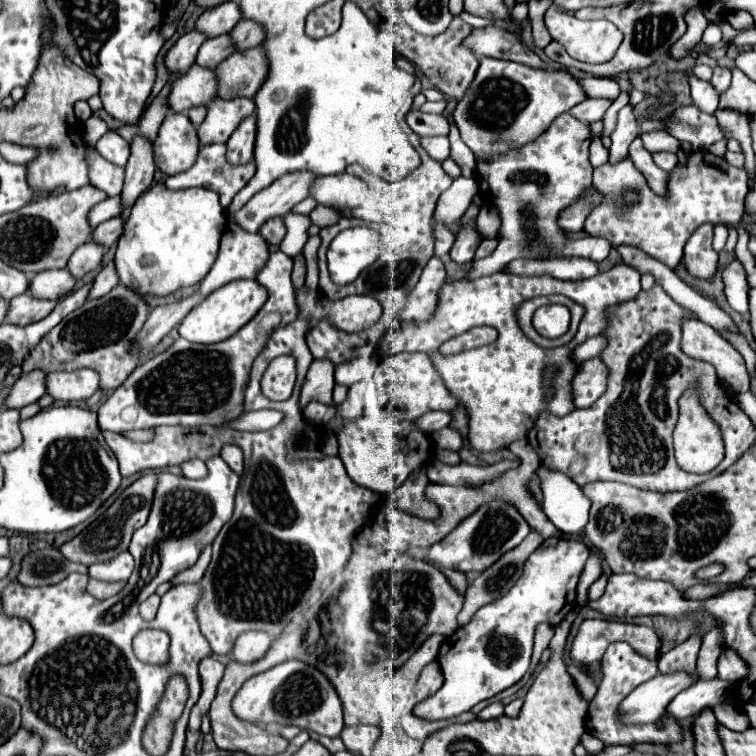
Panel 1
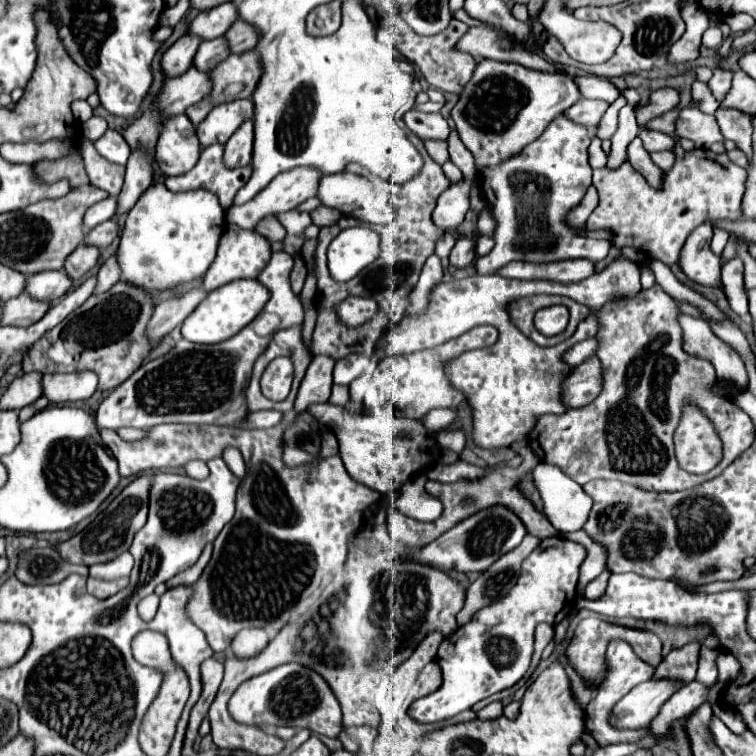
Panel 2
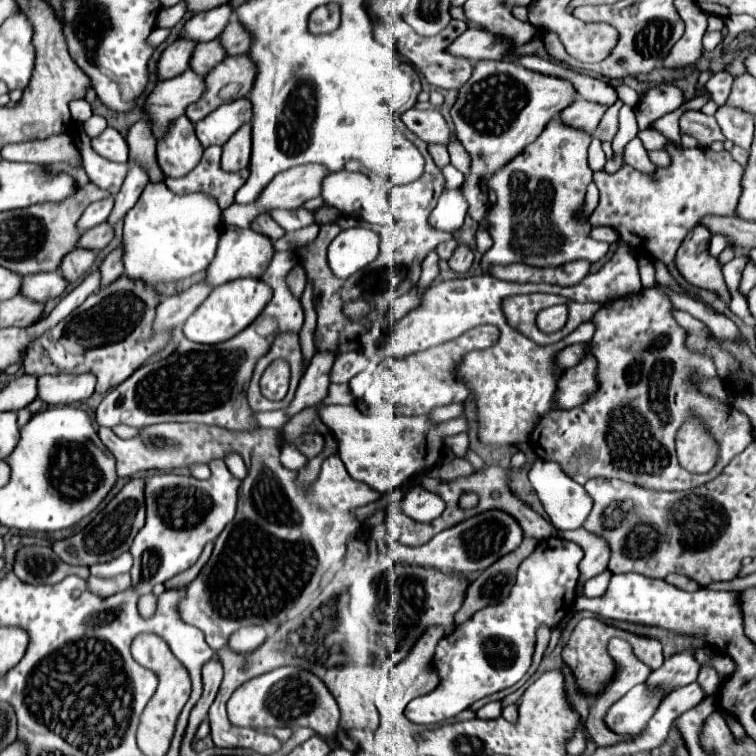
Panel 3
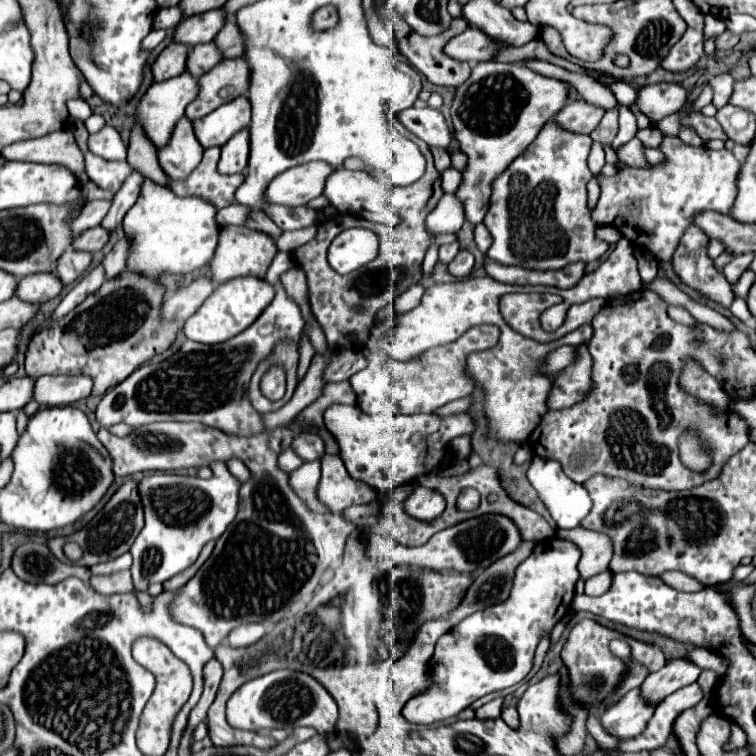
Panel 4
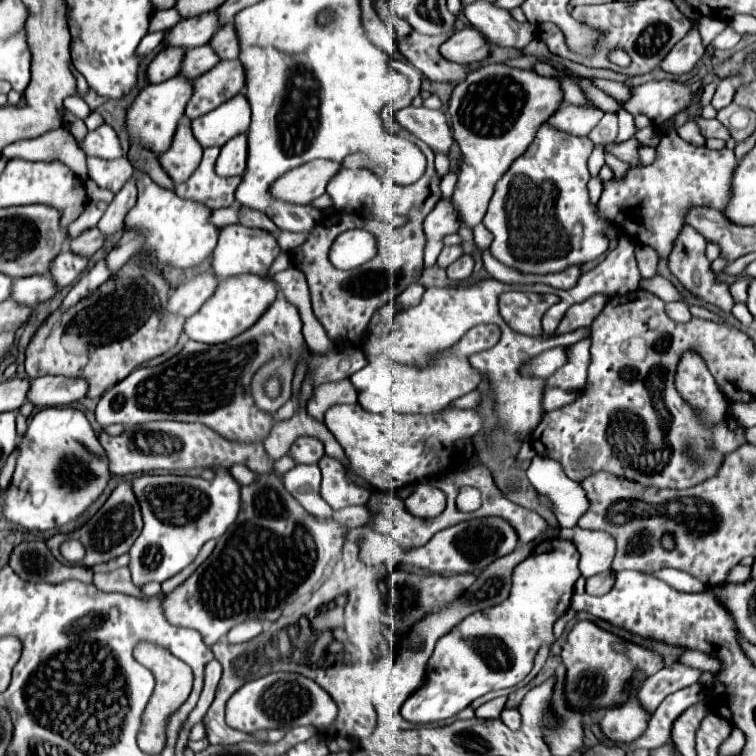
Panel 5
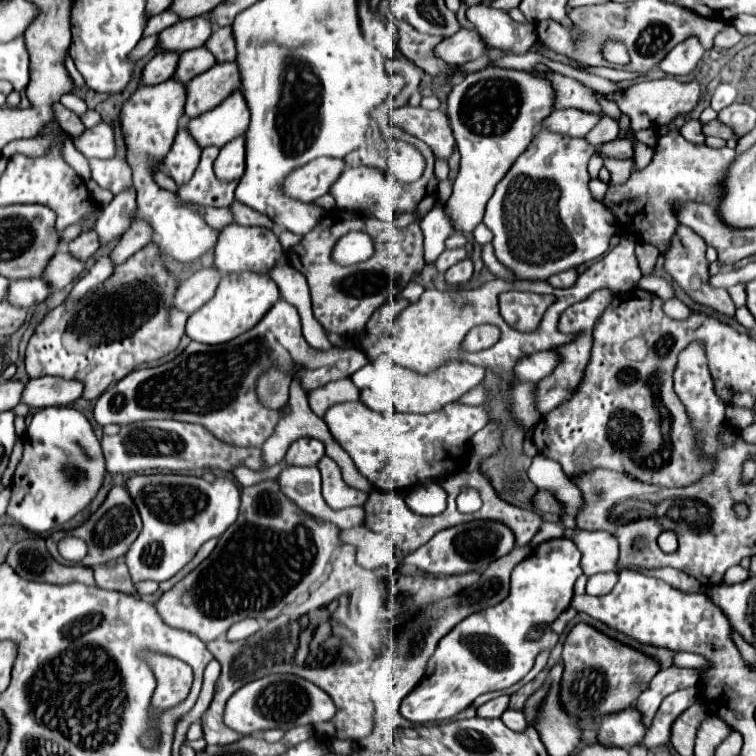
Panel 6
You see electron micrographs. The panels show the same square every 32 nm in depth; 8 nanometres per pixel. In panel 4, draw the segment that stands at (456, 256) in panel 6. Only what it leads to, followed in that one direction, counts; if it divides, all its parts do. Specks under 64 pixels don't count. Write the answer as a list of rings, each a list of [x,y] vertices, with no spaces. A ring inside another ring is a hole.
[[[452,242],[452,244],[442,244],[440,246],[440,262],[448,264],[460,250],[460,244],[458,242]]]

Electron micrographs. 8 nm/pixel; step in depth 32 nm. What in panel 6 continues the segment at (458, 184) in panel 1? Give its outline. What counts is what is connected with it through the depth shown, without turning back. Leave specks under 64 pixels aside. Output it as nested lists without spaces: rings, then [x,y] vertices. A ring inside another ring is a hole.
[[[438,202],[434,210],[422,218],[420,226],[424,232],[424,260],[426,264],[434,264],[444,250],[444,240],[452,234],[452,224],[448,224],[444,216],[444,202]]]

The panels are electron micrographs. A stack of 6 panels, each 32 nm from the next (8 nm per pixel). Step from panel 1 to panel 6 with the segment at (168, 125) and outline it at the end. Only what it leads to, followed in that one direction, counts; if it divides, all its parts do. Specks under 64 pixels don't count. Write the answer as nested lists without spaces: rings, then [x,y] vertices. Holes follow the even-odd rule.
[[[180,128],[170,152],[162,160],[162,170],[180,186],[186,184],[194,170],[198,168],[202,148],[196,144],[196,140],[190,136],[186,128]]]

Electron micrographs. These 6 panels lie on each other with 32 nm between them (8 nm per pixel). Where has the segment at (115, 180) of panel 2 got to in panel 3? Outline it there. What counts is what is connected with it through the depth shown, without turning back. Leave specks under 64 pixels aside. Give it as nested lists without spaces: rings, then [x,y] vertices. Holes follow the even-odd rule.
[[[82,130],[76,136],[76,146],[80,150],[82,166],[90,178],[90,182],[100,186],[102,190],[108,190],[110,194],[120,192],[122,182],[126,178],[128,164],[116,164],[116,162],[110,162],[110,160],[104,160],[102,156],[98,156],[90,146],[90,138]]]

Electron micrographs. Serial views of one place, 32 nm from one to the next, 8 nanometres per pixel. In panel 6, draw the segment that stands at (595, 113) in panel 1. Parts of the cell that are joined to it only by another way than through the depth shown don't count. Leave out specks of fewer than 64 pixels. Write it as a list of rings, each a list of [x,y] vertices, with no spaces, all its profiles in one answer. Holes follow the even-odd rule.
[[[564,108],[560,112],[554,110],[542,122],[542,126],[552,132],[560,132],[576,138],[584,138],[596,124],[598,124],[596,116],[588,116],[586,112],[576,112],[576,108]]]

